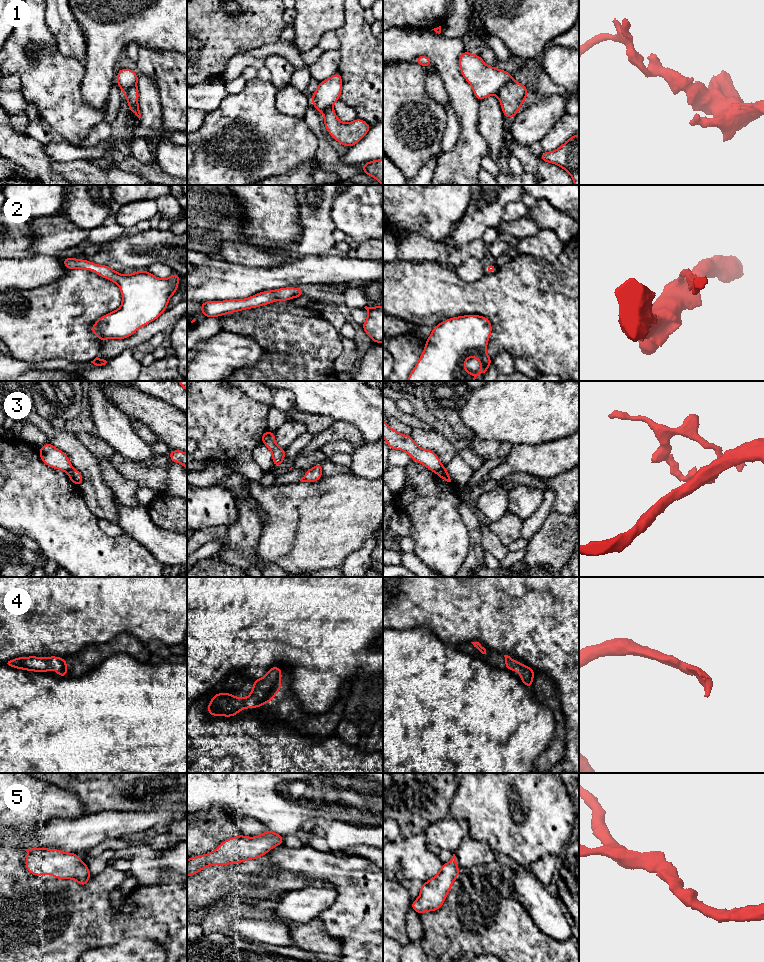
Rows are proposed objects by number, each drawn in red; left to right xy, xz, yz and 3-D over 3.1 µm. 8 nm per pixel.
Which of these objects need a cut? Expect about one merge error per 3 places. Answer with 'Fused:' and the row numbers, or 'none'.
Fused: 1, 3

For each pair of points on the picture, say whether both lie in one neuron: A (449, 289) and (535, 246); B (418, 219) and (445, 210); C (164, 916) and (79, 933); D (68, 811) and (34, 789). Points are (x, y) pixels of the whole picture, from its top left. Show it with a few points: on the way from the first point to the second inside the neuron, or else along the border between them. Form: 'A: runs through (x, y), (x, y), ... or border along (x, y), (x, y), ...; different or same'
A: border along (518, 253), (526, 253), (544, 259); different
B: runs through (425, 212), (427, 210), (438, 210); same
C: runs through (143, 916), (116, 925), (100, 925); same
D: runs through (60, 803), (46, 801), (42, 797); same

